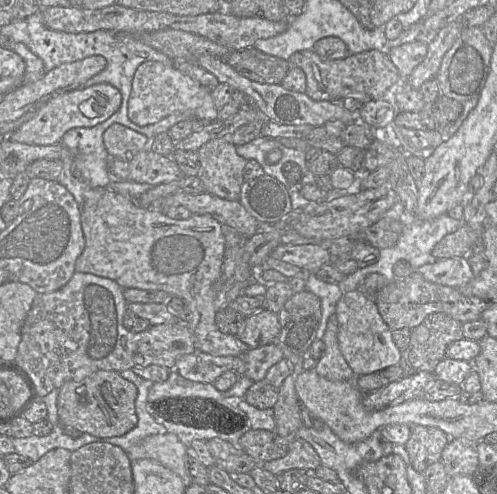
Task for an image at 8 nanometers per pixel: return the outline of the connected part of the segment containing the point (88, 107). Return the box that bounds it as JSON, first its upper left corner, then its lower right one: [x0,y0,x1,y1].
[5,83,122,146]

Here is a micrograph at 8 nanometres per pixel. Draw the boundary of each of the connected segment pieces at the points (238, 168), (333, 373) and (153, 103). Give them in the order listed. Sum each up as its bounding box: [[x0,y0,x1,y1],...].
[[197,137,248,200],[315,314,355,381],[128,61,219,126]]

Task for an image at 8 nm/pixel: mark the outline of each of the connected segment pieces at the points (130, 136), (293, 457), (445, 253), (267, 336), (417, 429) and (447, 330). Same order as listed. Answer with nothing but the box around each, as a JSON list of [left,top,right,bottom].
[[103,124,150,159],[262,438,321,475],[433,224,481,260],[237,309,279,349],[405,425,450,473],[399,312,463,376]]

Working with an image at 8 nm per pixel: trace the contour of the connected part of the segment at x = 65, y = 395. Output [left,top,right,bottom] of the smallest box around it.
[59,370,137,438]

